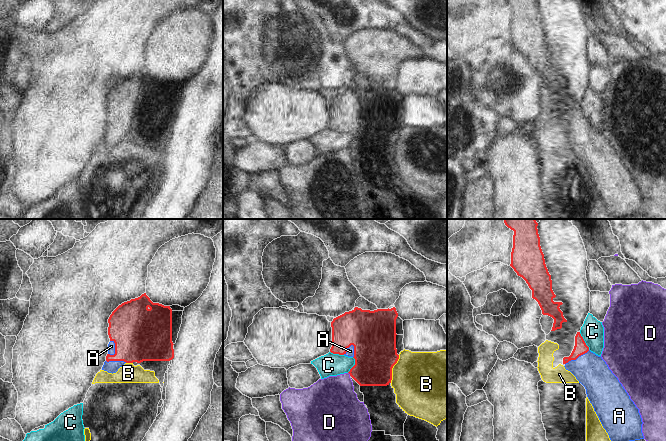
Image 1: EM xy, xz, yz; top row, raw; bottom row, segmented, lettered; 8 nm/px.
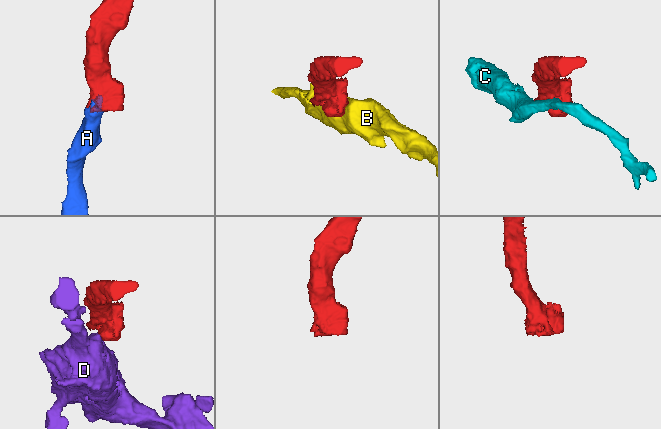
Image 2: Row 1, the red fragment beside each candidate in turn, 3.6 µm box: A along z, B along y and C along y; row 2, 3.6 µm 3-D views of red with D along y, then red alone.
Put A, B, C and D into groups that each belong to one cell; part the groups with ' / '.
A / B / C / D

